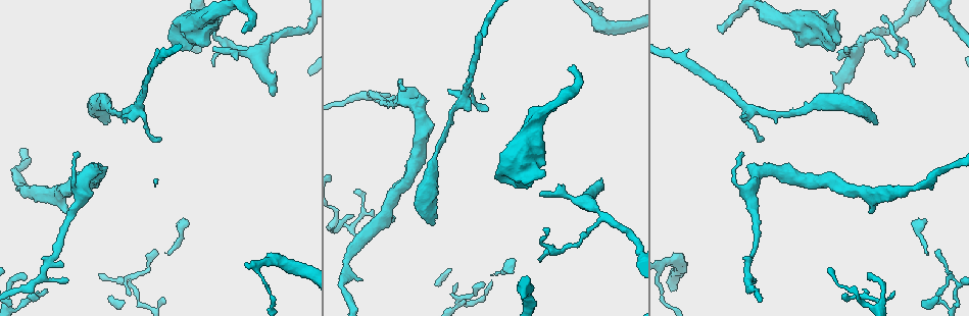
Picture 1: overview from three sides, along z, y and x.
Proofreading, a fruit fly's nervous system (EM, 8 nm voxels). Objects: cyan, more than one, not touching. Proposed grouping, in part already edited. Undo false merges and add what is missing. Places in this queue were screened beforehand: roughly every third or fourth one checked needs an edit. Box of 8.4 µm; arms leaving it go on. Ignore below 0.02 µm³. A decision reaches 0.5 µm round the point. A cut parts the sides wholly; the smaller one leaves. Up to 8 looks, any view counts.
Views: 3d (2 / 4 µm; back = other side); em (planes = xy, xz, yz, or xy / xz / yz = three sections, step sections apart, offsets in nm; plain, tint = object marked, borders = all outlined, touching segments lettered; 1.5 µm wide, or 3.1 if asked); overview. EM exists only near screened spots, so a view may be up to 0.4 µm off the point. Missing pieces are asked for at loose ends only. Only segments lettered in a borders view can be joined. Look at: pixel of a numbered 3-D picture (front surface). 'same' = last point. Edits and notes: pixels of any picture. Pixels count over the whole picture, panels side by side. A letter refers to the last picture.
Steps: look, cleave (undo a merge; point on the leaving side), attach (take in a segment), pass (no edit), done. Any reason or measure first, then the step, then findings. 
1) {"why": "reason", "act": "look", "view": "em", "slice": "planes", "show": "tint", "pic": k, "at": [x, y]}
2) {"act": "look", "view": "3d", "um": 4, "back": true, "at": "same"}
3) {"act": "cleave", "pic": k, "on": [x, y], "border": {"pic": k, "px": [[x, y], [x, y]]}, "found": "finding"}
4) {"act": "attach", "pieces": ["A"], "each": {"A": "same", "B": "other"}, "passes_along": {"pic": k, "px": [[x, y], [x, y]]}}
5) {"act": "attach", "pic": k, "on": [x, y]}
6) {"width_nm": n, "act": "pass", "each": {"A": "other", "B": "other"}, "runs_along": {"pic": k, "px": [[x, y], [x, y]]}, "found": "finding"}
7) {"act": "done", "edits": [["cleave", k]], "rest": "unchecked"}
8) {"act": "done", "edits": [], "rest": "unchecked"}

{"why": "thin end", "act": "look", "view": "em", "slice": "yz", "step": 4, "show": "tint", "pic": 1, "at": [723, 30]}

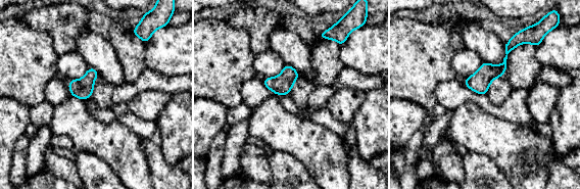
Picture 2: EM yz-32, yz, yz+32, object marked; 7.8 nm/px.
{"why": "cut it another way", "act": "look", "view": "em", "slice": "planes", "show": "borders", "at": "same"}

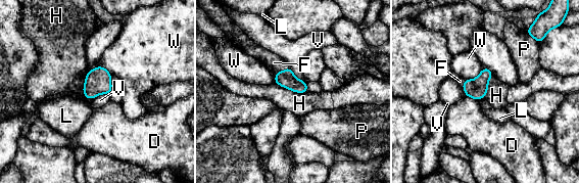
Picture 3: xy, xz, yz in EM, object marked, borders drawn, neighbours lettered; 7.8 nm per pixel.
{"act": "attach", "pieces": ["F"], "each": {"D": "other", "F": "same", "H": "other", "L": "other", "P": "other", "V": "other", "W": "other"}, "found": "it goes on there"}

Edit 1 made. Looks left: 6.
{"why": "free end", "act": "look", "view": "em", "slice": "planes", "show": "plain", "pic": 1, "at": [499, 180]}

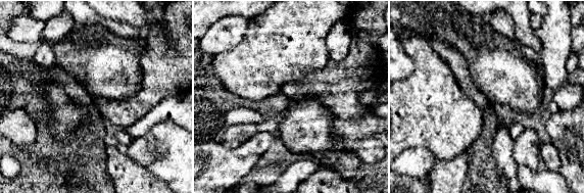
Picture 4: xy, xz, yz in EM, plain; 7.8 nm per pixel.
{"why": "see the neighbours", "act": "look", "view": "em", "slice": "planes", "show": "borders", "at": "same"}

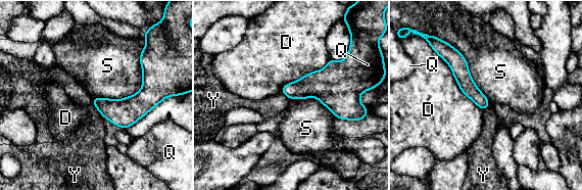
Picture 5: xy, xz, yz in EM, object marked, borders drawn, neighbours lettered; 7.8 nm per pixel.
{"act": "pass", "each": {"D": "other", "Q": "other", "S": "other", "Y": "other"}, "border": {"pic": 5, "px": [[144, 47], [137, 92], [92, 97]]}, "found": "no lettered segment goes on from it"}

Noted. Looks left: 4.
{"why": "tapers out", "act": "look", "view": "3d", "um": 2, "back": true, "pic": 1, "at": [867, 275]}

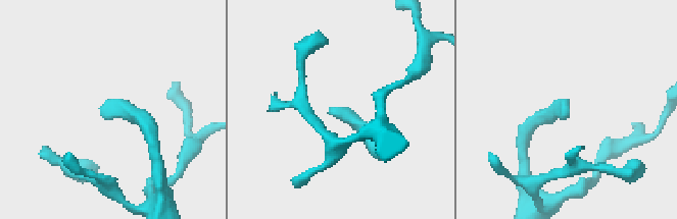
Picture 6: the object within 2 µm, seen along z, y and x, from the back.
{"why": "need the tissue", "act": "look", "view": "em", "slice": "planes", "show": "borders", "pic": 6, "at": [329, 112]}

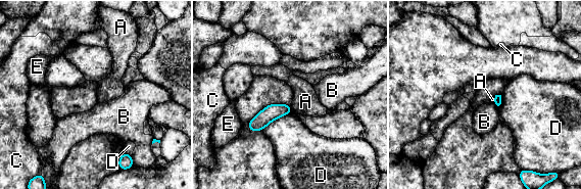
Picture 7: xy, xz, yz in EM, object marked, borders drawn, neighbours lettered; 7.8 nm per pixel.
{"longest_contact_nm": ["D", 280], "act": "pass", "each": {"A": "other", "B": "other", "C": "other", "D": "other", "E": "other"}, "found": "none of them fits"}

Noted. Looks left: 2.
{"act": "done", "edits": [["attach", 3]], "rest": "unchecked"}

